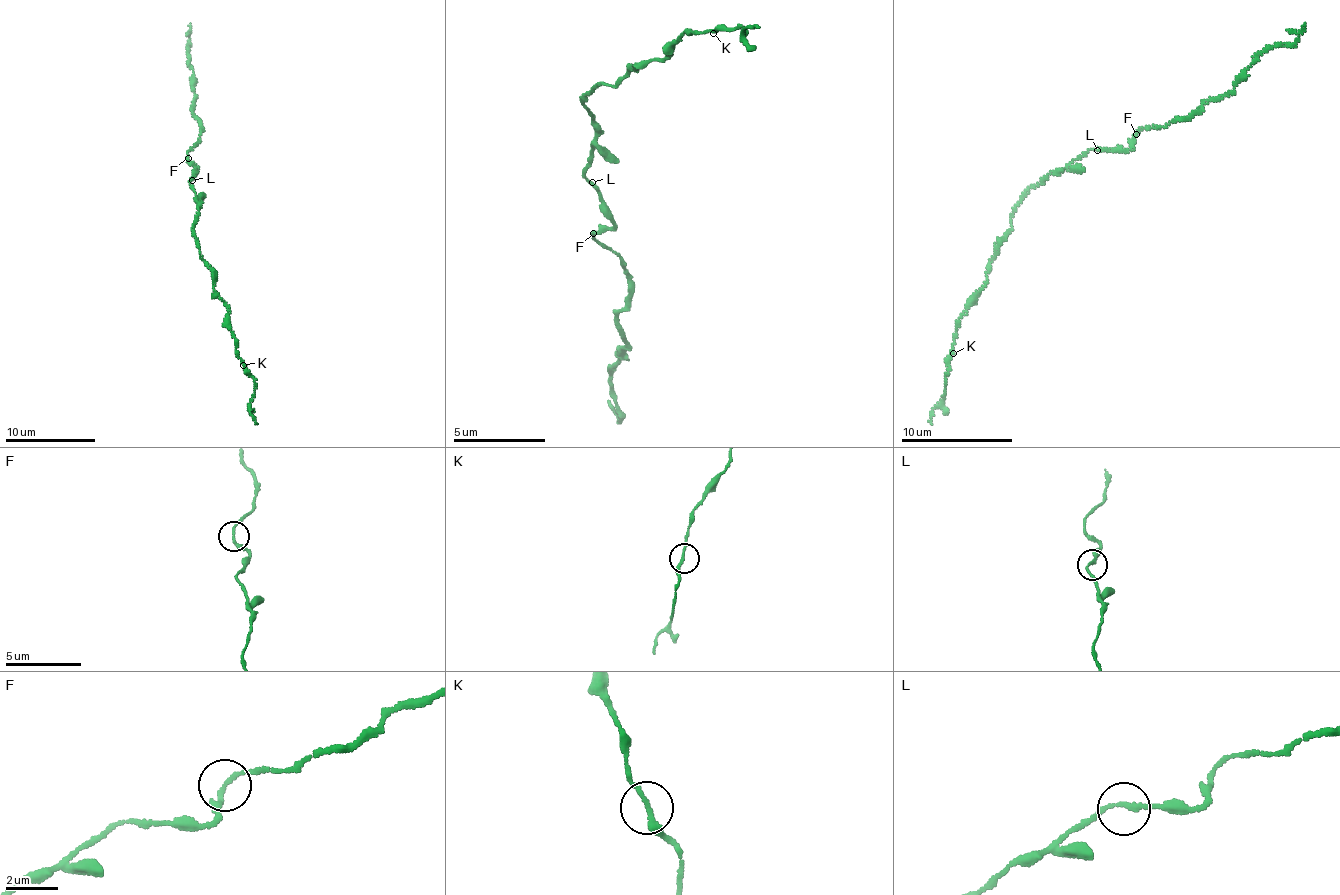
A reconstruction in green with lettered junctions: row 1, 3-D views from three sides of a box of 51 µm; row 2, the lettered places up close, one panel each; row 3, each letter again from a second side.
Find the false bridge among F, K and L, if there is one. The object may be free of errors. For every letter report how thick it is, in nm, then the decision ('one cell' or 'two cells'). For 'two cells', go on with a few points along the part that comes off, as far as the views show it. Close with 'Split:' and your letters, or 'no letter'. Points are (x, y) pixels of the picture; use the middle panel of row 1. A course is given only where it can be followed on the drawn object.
F: calibre 180 nm; one cell
K: calibre 190 nm; one cell
L: calibre 160 nm; one cell
Split: no letter

